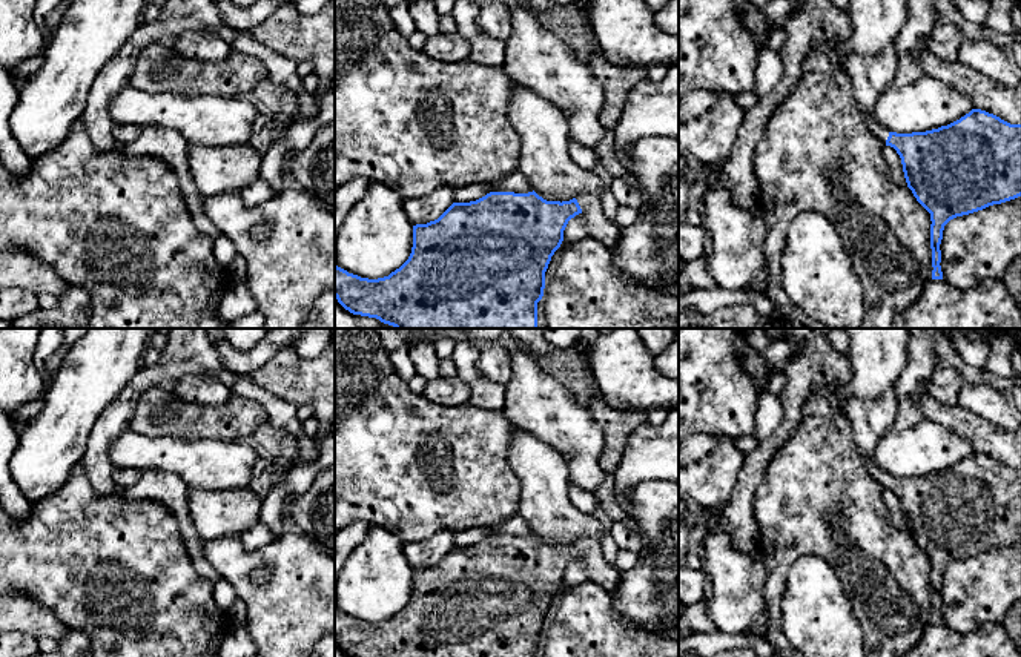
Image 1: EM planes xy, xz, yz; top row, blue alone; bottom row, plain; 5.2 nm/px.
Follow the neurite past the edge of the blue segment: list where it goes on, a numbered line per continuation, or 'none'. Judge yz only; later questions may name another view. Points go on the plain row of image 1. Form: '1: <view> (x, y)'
1: yz (878, 475)

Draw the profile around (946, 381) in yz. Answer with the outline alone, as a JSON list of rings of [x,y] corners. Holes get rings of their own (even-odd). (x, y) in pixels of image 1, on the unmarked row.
[[[952,367],[935,368],[927,393],[944,405],[958,404],[958,390],[966,384],[966,378]]]

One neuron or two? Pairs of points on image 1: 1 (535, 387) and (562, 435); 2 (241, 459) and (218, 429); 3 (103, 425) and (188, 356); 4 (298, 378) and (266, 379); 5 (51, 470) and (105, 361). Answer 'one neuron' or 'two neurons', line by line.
1: one neuron
2: two neurons
3: one neuron
4: one neuron
5: one neuron

